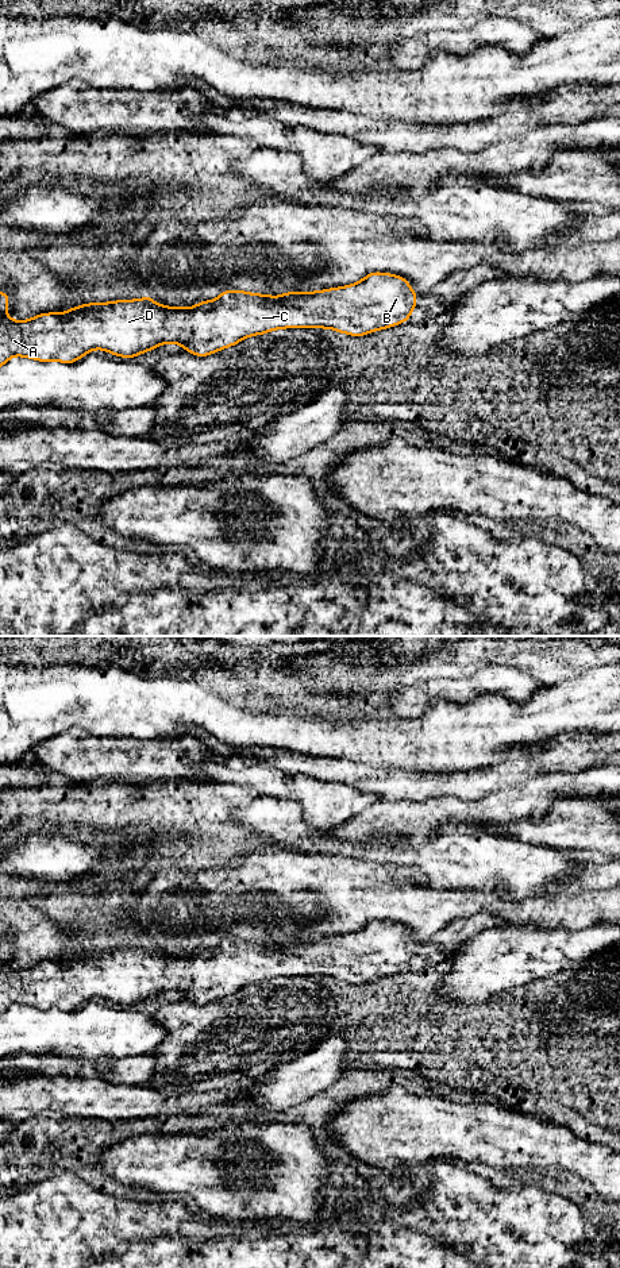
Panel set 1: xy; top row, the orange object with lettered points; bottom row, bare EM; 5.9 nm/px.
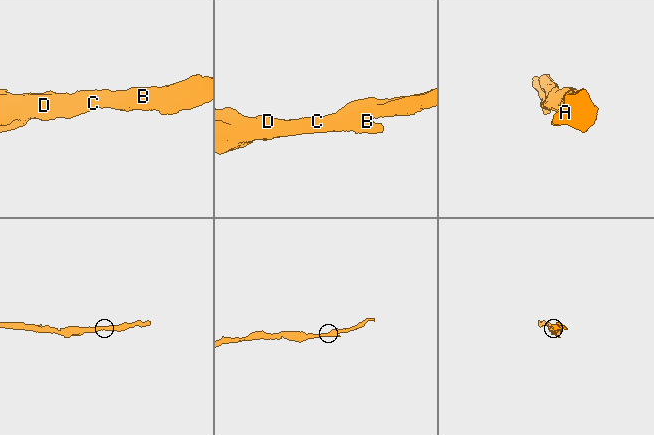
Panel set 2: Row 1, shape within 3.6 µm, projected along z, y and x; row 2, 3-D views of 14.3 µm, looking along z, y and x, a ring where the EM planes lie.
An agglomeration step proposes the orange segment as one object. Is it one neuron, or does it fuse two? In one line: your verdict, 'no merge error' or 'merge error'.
no merge error

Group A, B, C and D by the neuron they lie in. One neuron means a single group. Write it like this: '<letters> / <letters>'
A B C D

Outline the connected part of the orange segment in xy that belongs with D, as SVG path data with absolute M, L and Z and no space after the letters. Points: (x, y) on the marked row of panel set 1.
M374 271L353 285L320 292L288 292L272 297L243 290L223 290L215 301L201 301L192 308L165 307L145 294L142 300L91 302L63 313L46 312L15 321L5 312L12 297L0 292L0 367L15 355L41 362L73 363L95 348L122 358L134 358L165 343L180 343L182 350L196 356L207 356L247 336L263 335L278 328L330 328L363 336L408 321L417 296L405 278Z

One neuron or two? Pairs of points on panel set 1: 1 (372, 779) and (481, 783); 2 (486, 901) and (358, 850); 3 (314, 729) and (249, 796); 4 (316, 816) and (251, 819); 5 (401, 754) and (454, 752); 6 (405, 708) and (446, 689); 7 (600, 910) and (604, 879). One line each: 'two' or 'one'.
1: one
2: two
3: two
4: two
5: one
6: one
7: two

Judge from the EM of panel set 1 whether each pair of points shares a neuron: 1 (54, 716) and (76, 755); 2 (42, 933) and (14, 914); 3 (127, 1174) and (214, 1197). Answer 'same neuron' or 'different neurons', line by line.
1: different neurons
2: same neuron
3: same neuron

